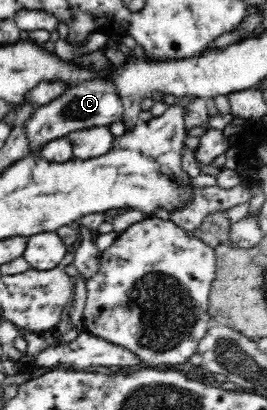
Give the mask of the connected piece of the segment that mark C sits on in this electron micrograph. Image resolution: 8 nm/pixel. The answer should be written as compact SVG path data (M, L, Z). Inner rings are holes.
M95 77L75 86L69 86L63 94L60 94L49 102L35 110L35 114L25 122L25 131L29 137L29 155L39 155L40 148L54 138L66 137L74 130L98 127L121 121L124 106L121 97L117 93L115 83L111 83L105 77Z

